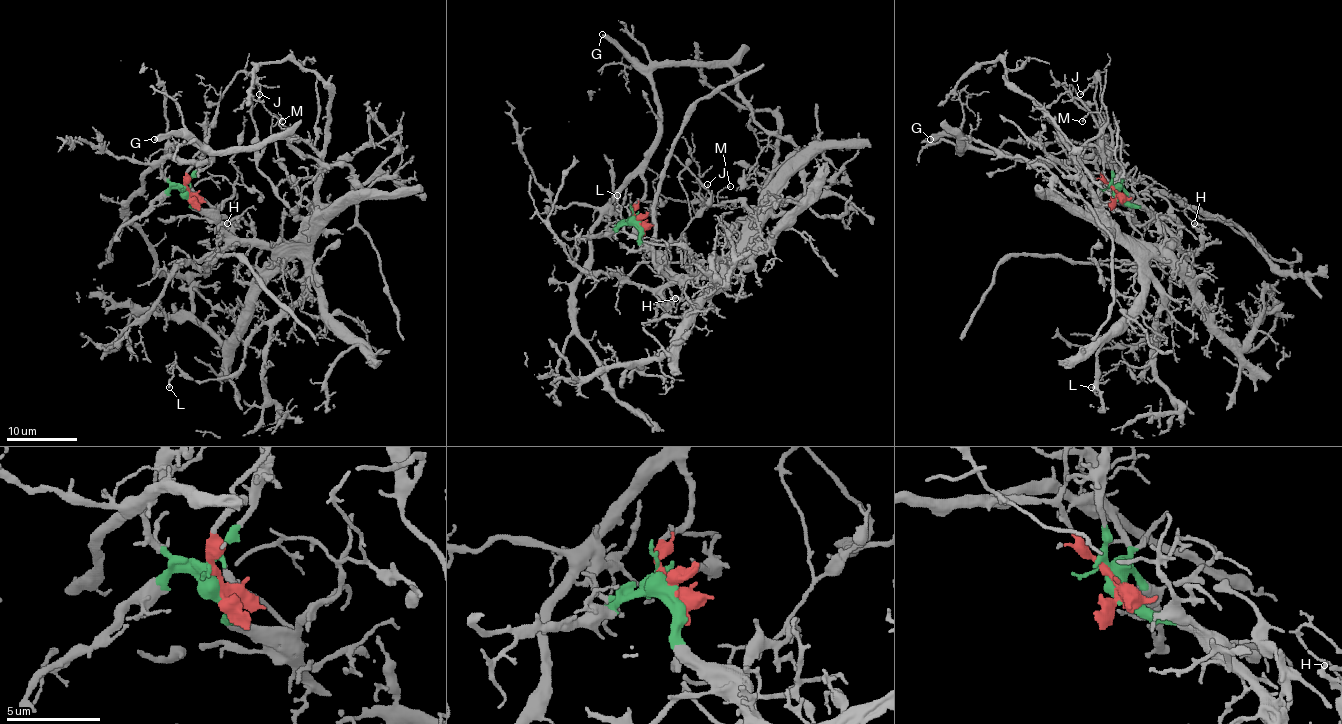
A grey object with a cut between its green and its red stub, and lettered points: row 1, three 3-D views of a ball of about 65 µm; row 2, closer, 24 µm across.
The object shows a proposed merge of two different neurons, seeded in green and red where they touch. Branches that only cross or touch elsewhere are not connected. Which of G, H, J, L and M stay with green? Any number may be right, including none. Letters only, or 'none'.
H, L

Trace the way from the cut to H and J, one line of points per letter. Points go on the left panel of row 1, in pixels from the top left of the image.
H: (188, 194), (188, 199), (225, 235), (225, 244), (213, 254), (220, 231), (227, 222)
J: (190, 194), (186, 173), (206, 143), (220, 95), (240, 72), (250, 76), (261, 88), (259, 93)

